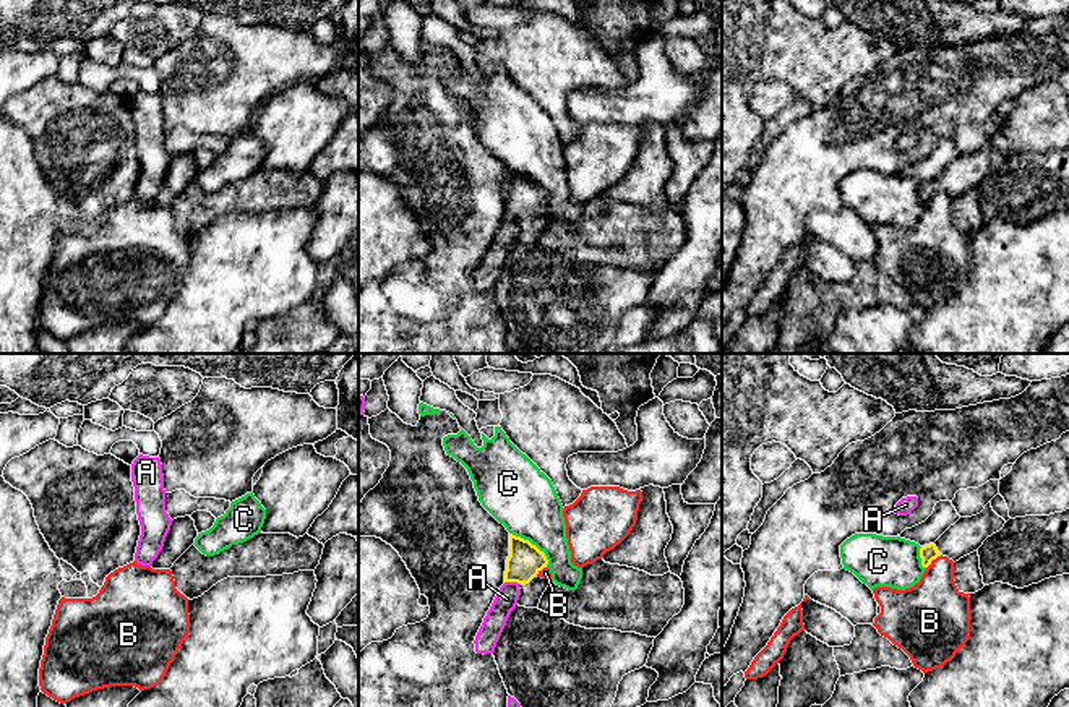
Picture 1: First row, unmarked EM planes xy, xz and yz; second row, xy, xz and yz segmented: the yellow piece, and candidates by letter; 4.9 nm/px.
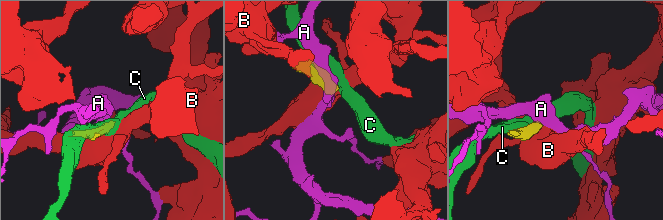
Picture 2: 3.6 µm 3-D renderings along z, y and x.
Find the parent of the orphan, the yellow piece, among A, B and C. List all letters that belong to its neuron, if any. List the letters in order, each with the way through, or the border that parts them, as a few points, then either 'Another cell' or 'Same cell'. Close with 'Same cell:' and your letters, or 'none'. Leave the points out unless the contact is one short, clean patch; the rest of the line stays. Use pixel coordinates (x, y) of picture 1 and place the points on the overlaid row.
A: Boundary: xz (505, 581), (519, 584). Another cell
B: Another cell
C: Another cell
Same cell: none

